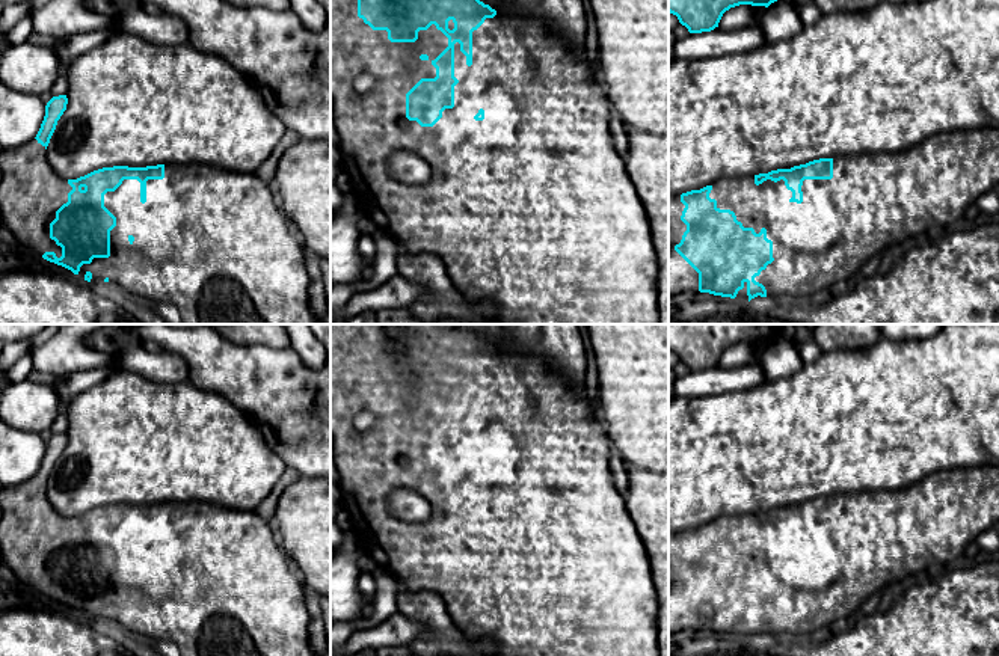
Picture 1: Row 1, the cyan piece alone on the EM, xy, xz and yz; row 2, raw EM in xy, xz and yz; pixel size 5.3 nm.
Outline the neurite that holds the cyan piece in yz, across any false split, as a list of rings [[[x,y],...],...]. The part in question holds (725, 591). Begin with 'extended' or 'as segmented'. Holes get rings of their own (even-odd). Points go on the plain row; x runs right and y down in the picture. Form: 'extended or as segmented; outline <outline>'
extended; outline [[[984,464],[957,467],[930,474],[919,483],[896,490],[872,490],[850,495],[819,496],[791,507],[777,507],[768,511],[742,516],[720,516],[700,528],[669,534],[669,633],[682,630],[709,630],[730,635],[739,639],[752,636],[773,635],[807,639],[815,630],[825,627],[836,620],[847,618],[859,611],[863,602],[896,581],[908,576],[924,576],[933,564],[946,566],[964,553],[969,543],[988,528],[999,523],[999,466]]]

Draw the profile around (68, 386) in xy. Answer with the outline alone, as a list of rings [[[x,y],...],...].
[[[100,366],[86,371],[77,371],[56,380],[56,391],[60,398],[71,400],[77,394],[98,385],[112,372],[110,366]]]

